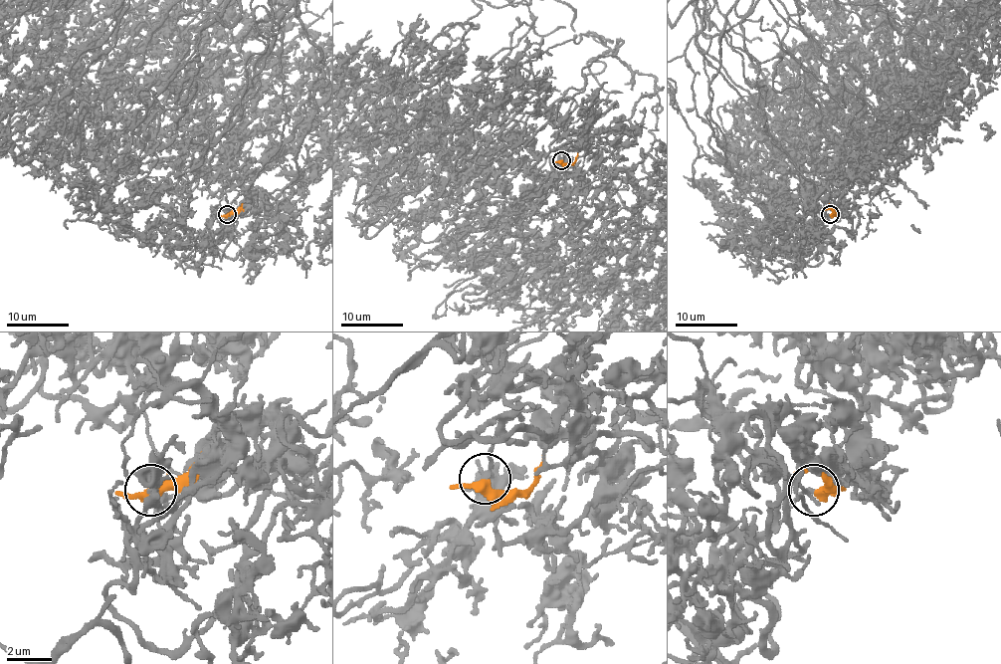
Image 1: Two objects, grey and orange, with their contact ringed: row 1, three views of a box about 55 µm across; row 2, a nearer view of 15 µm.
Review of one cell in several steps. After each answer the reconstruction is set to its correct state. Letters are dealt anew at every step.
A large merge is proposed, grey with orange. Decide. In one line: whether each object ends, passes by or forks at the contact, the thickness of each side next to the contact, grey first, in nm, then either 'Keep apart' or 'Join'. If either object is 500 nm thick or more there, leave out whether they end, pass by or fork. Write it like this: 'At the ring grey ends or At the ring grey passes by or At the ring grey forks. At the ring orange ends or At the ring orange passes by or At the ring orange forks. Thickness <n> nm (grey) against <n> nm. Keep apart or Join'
At the ring grey ends. At the ring orange passes by. Thickness 200 nm (grey) against 360 nm. Keep apart

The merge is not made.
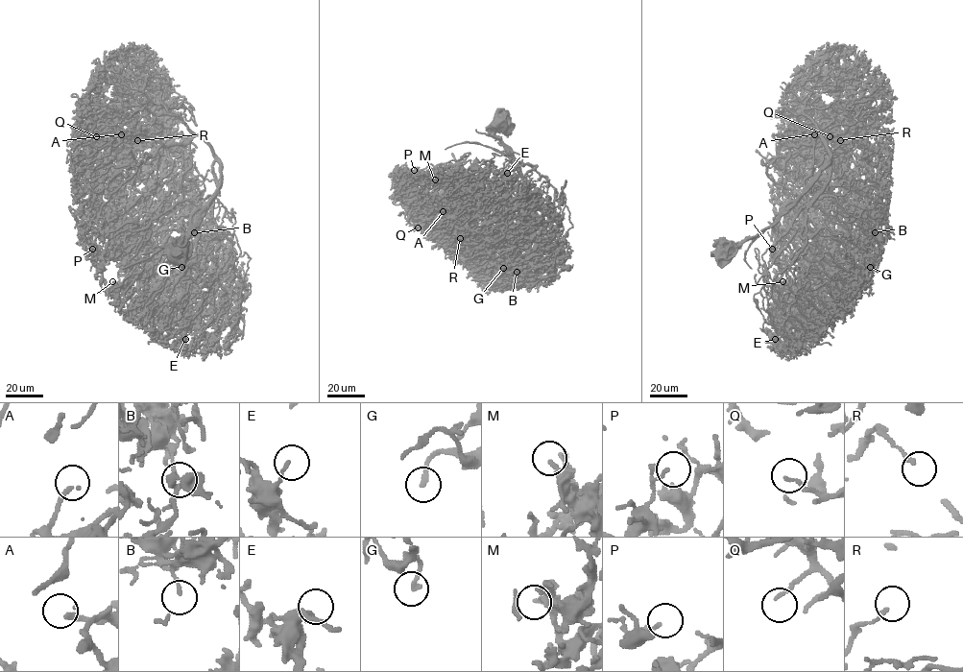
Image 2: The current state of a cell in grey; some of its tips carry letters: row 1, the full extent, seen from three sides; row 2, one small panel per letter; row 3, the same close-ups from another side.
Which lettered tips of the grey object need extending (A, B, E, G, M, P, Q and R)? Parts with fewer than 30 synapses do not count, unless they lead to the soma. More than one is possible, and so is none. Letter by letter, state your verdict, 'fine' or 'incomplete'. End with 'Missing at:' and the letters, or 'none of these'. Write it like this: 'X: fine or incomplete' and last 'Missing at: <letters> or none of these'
A: incomplete
B: fine
E: fine
G: fine
M: fine
P: fine
Q: fine
R: fine
Missing at: A

